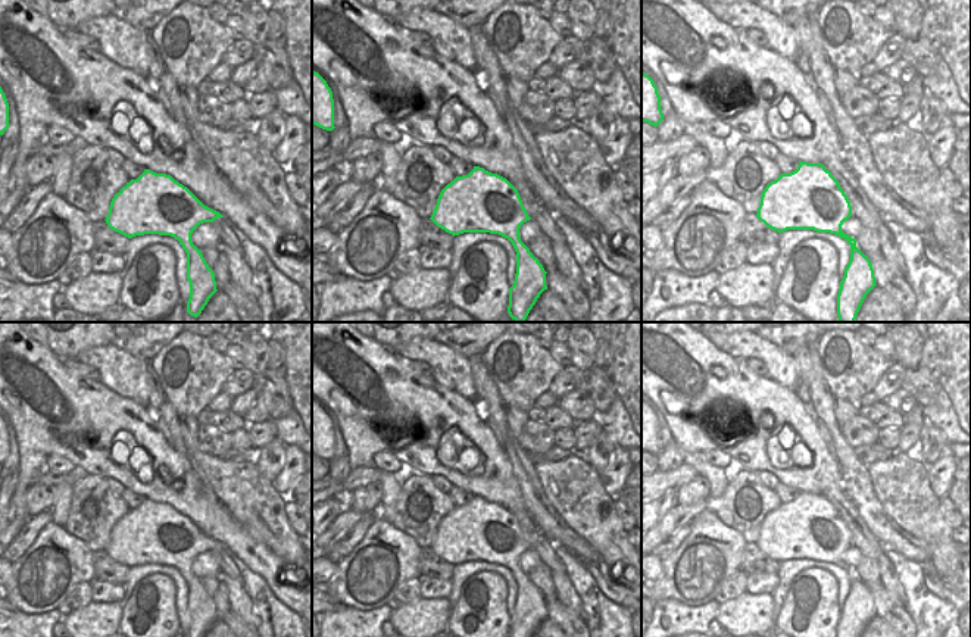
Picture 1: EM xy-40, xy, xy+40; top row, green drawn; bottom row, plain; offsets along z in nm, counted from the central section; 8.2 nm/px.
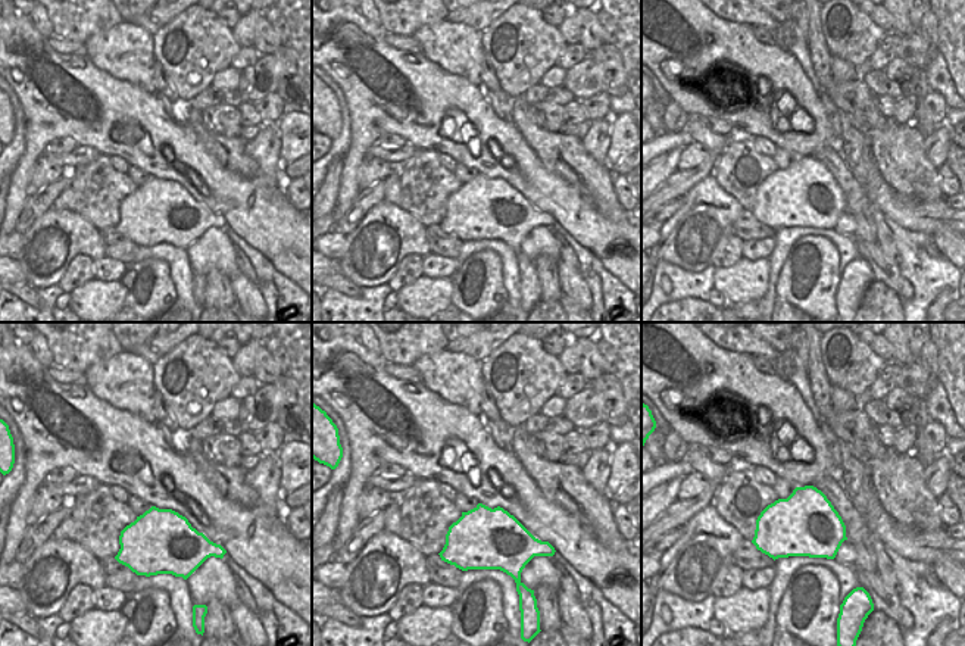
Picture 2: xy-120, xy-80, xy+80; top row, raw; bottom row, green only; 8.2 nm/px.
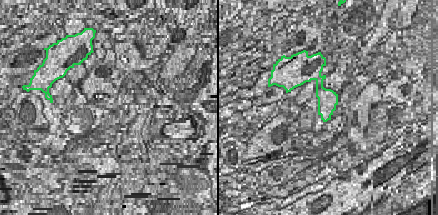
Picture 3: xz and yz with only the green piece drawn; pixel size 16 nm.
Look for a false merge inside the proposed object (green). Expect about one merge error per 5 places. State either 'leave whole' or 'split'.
leave whole

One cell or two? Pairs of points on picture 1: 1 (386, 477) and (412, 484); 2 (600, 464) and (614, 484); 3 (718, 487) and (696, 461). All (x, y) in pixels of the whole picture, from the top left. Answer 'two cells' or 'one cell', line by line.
1: two cells
2: two cells
3: one cell

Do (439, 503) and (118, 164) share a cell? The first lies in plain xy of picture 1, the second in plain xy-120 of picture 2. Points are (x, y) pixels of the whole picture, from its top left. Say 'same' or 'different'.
different

